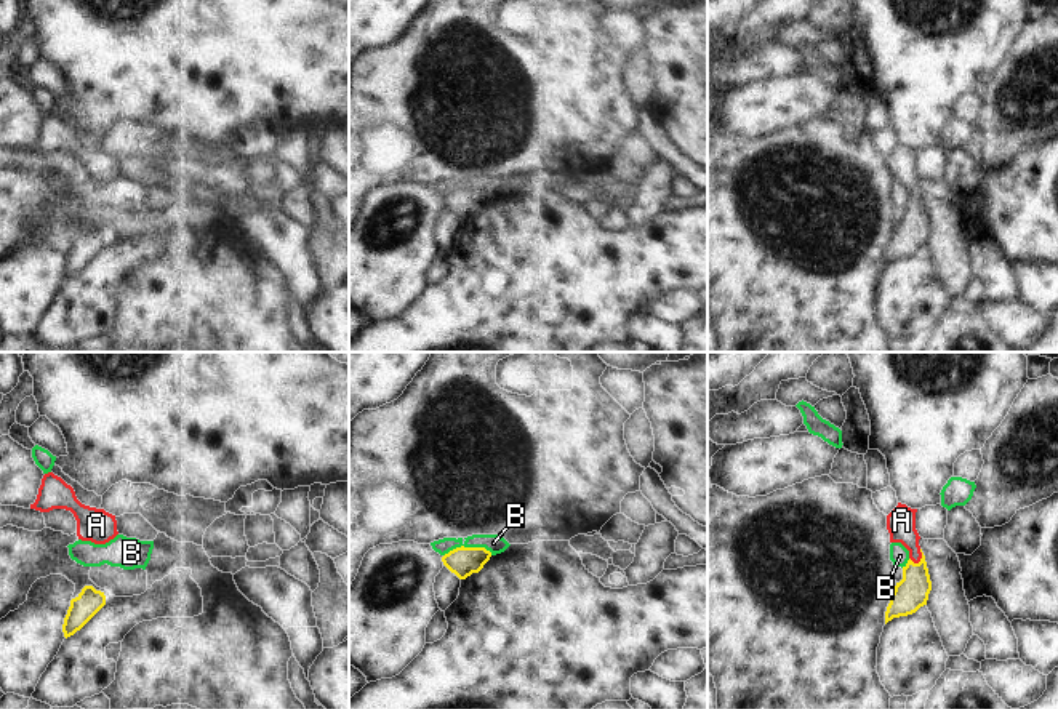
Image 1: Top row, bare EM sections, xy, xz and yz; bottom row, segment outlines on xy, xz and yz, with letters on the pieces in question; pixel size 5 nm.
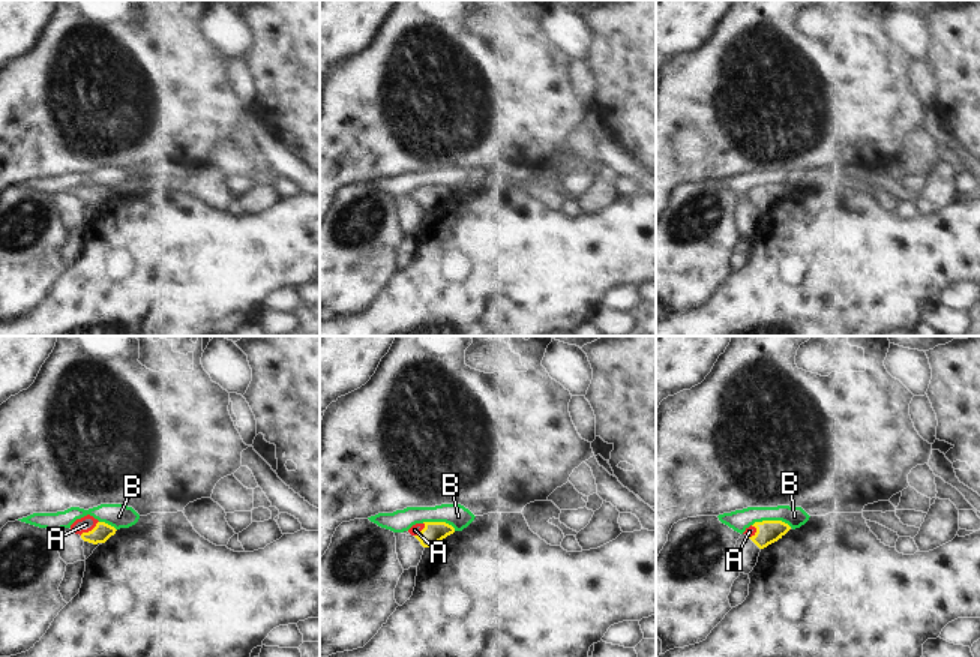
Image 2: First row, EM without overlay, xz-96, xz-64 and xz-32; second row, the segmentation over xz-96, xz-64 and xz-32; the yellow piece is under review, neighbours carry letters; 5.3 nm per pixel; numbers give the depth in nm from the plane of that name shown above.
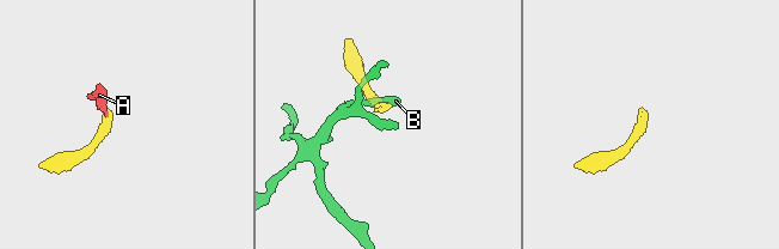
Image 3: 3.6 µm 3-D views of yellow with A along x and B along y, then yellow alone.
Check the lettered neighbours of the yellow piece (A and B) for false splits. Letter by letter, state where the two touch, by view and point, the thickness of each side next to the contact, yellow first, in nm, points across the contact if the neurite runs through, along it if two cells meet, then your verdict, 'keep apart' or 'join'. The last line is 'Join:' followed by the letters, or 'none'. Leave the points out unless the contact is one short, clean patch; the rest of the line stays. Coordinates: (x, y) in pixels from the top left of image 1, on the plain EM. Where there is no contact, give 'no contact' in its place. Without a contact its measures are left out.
A: meets yellow in yz at (922, 199); 170 nm thick on the yellow side, 140 nm on the other; runs through yz (911, 234), (922, 199), (901, 170), (901, 162); join
B: meets yellow in xz at (468, 189); 150 nm thick on the yellow side, 90 nm on the other; border along xz (492, 194), (484, 189), (456, 188), (444, 197); keep apart
Join: A

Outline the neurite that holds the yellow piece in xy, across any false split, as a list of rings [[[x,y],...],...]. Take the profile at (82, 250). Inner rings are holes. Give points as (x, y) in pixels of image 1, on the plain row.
[[[85,227],[82,234],[70,242],[62,266],[64,278],[67,280],[80,272],[104,246],[104,234],[96,232],[93,227]]]

